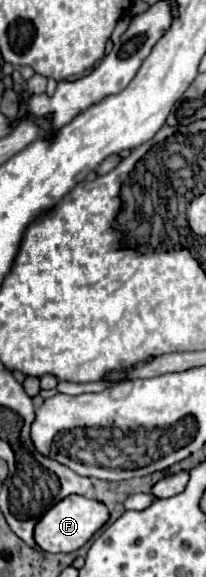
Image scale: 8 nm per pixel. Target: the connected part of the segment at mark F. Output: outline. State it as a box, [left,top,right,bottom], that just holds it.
[35,495,109,553]

